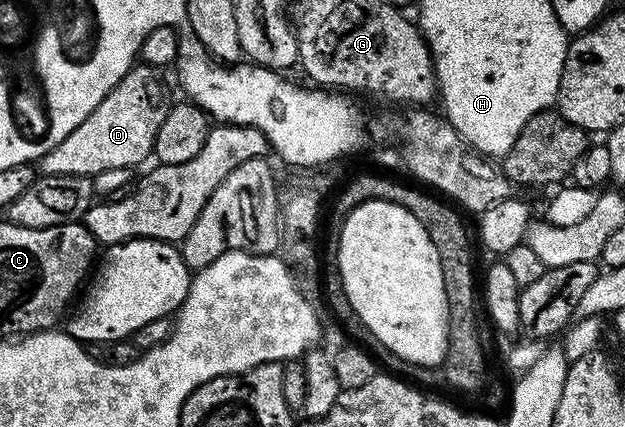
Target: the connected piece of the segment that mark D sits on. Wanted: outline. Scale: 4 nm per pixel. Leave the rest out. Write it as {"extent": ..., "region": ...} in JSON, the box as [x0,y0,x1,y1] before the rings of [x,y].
{"extent":[41,64,169,176],"region":[[[150,64],[132,66],[123,75],[121,82],[113,86],[111,93],[95,109],[77,130],[73,130],[53,150],[41,157],[42,175],[45,176],[89,176],[101,174],[101,170],[114,168],[134,169],[135,164],[150,157],[155,151],[157,130],[165,122],[169,107],[167,88],[158,71]]]}

